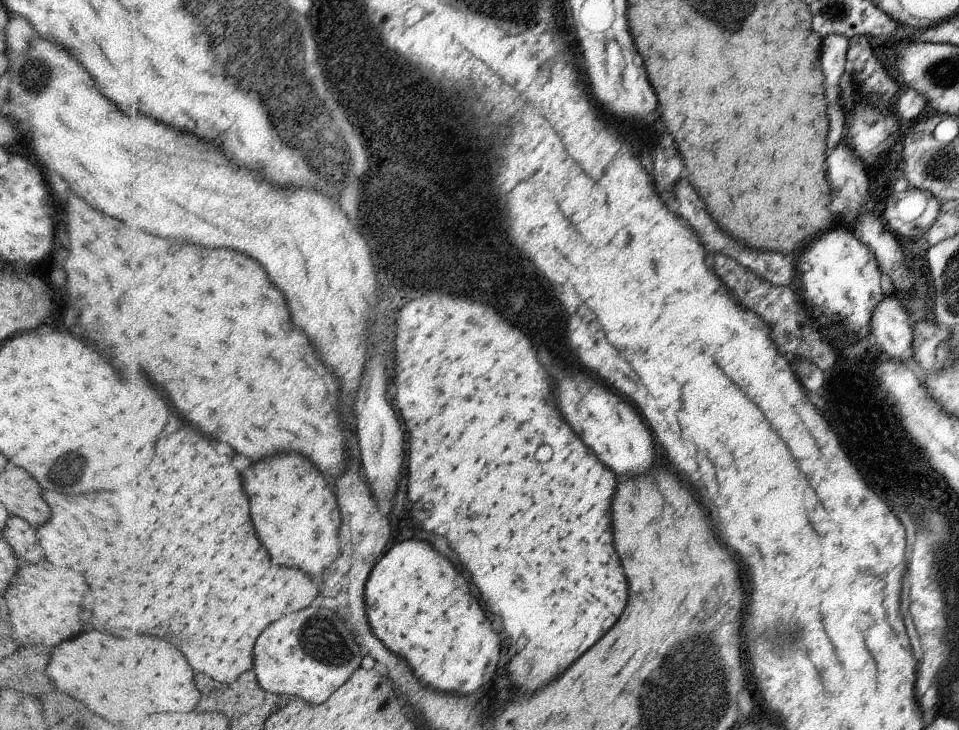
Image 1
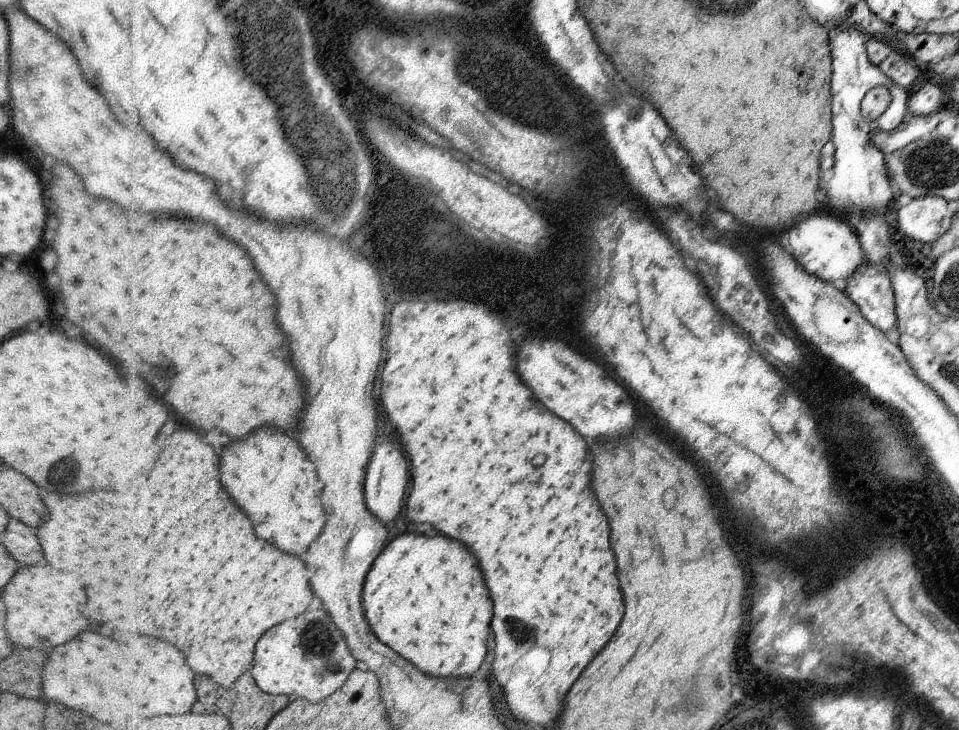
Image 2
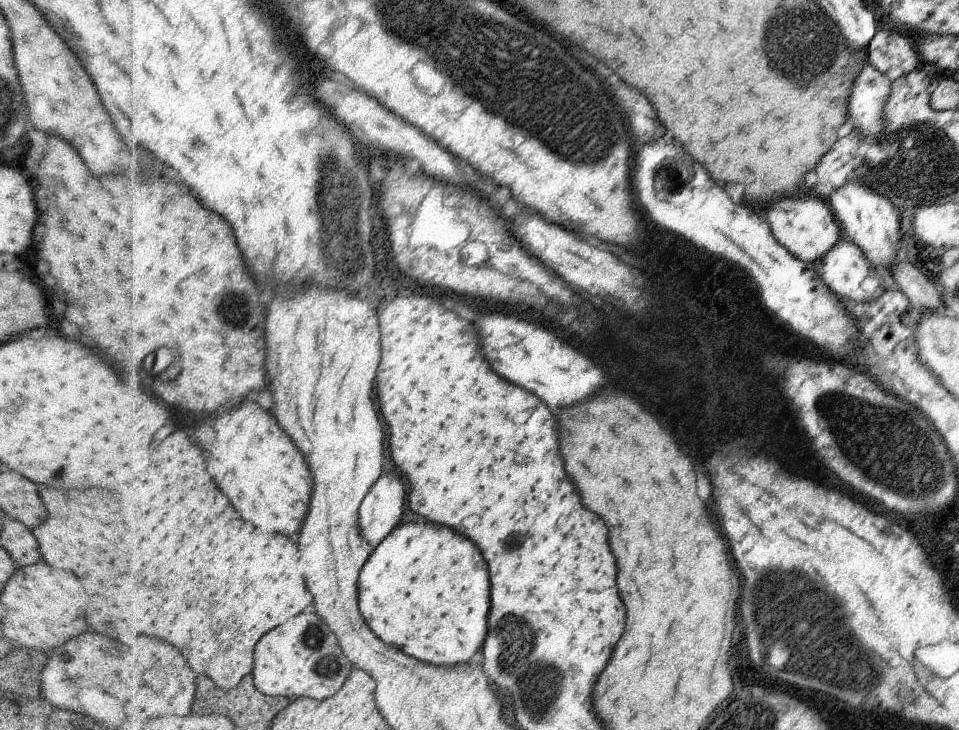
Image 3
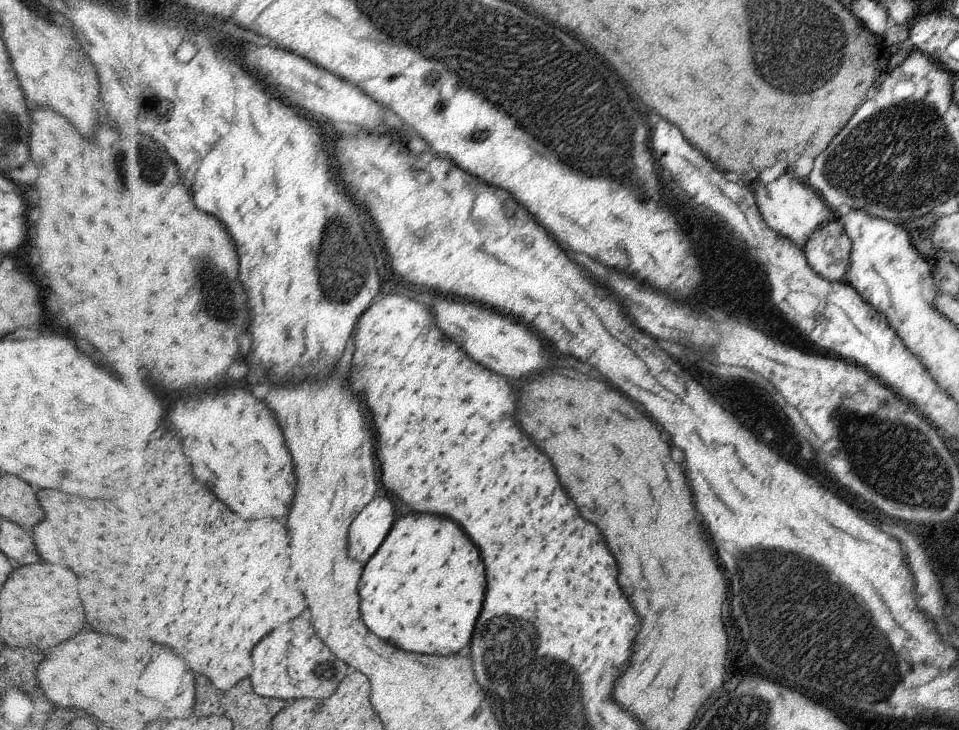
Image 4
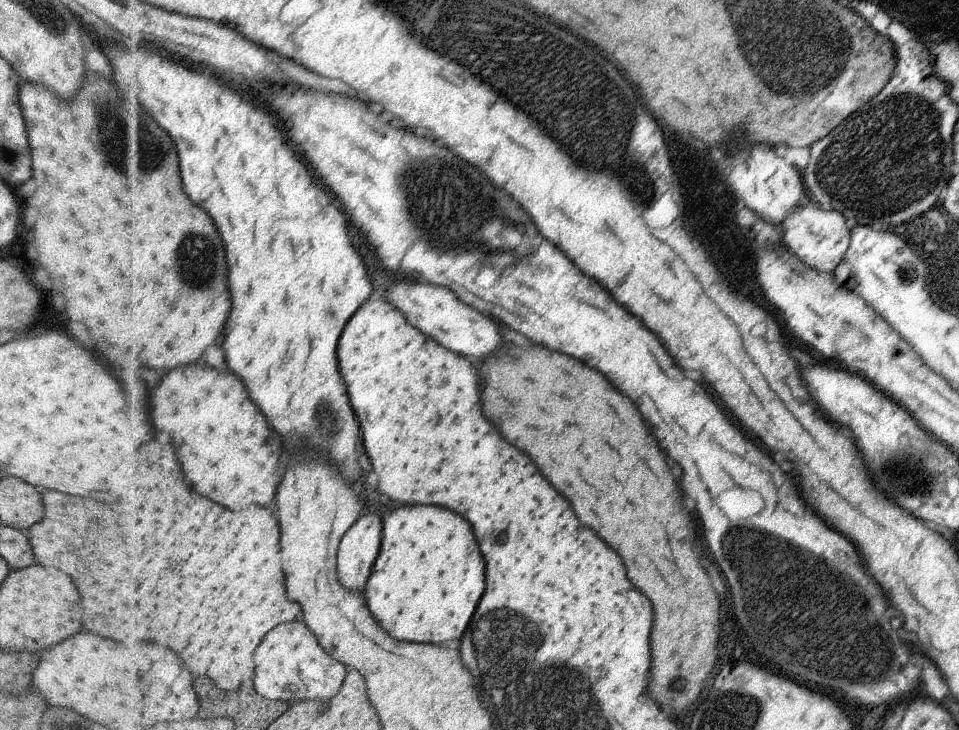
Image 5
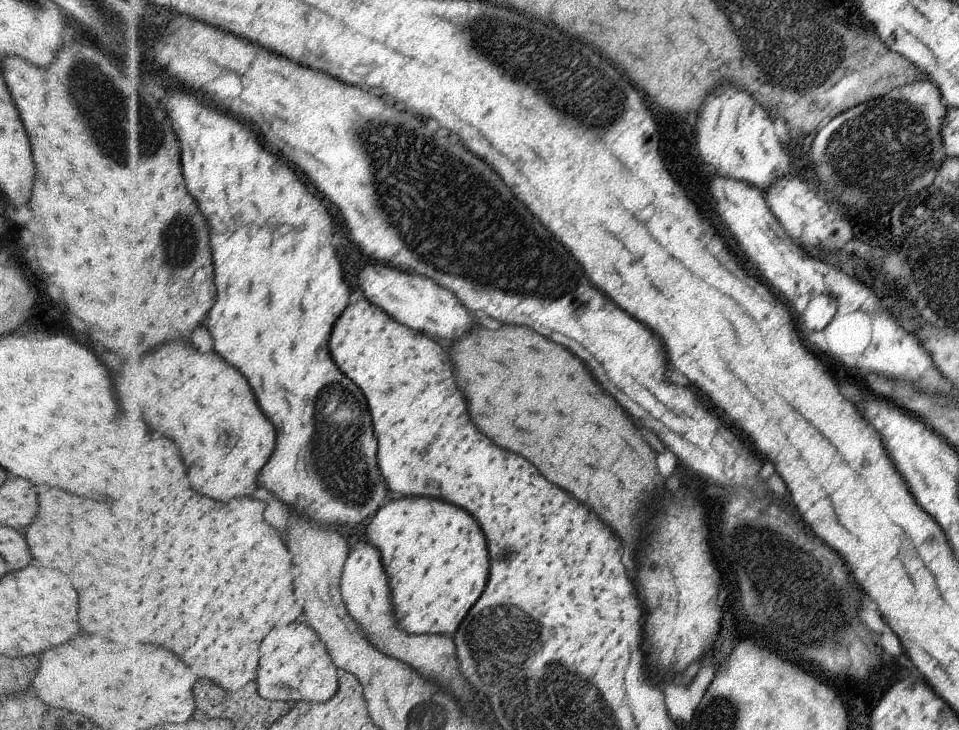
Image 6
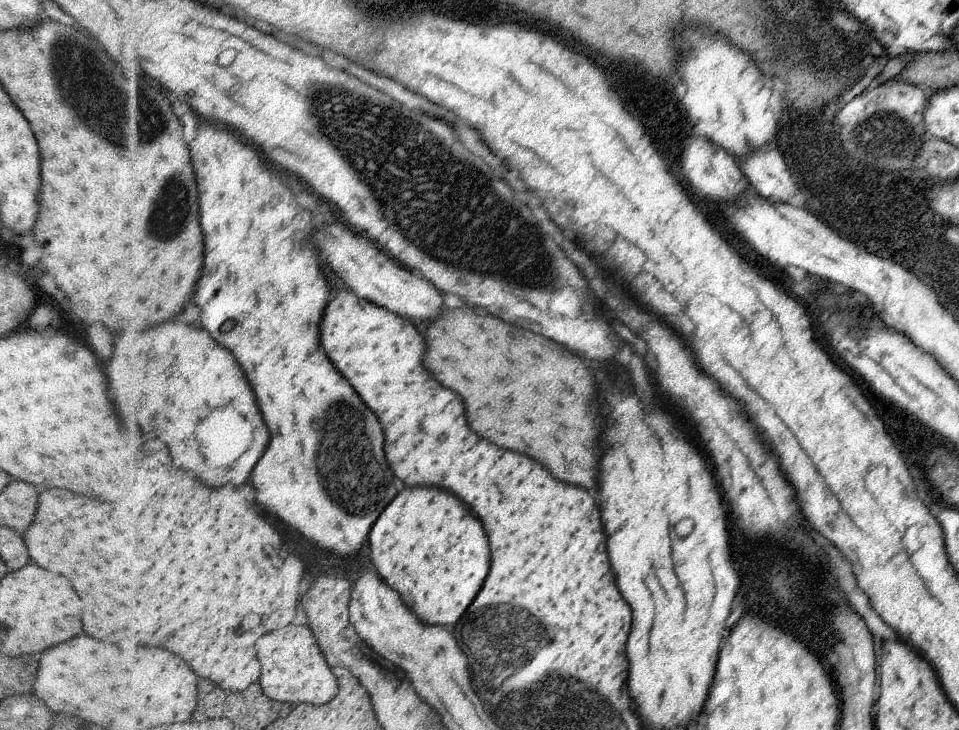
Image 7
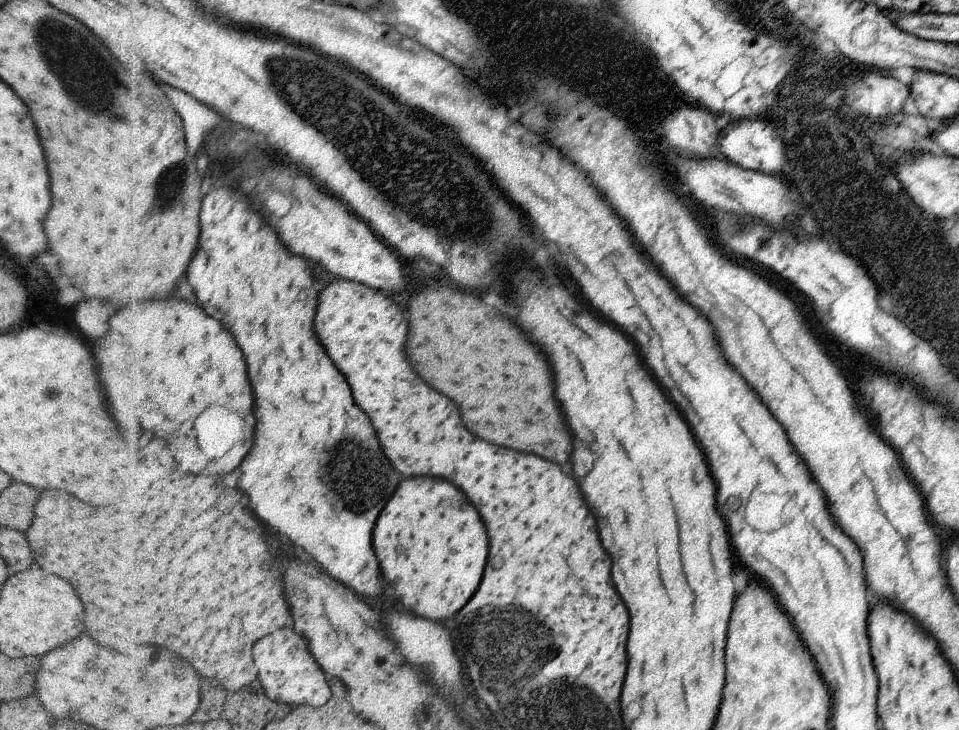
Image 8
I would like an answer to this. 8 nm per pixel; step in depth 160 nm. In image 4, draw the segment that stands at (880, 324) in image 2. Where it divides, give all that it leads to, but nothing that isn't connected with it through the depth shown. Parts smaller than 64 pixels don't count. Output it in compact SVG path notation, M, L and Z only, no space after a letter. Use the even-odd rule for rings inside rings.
M838 220L816 231L812 239L804 243L807 263L813 271L825 279L842 281L849 265L852 241Z

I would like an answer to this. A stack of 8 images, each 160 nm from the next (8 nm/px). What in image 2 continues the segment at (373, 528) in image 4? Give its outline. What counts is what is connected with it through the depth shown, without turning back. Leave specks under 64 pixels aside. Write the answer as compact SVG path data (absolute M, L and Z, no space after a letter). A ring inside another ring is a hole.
M388 440L376 442L372 472L368 472L368 508L384 524L390 524L404 506L408 484L408 462Z

